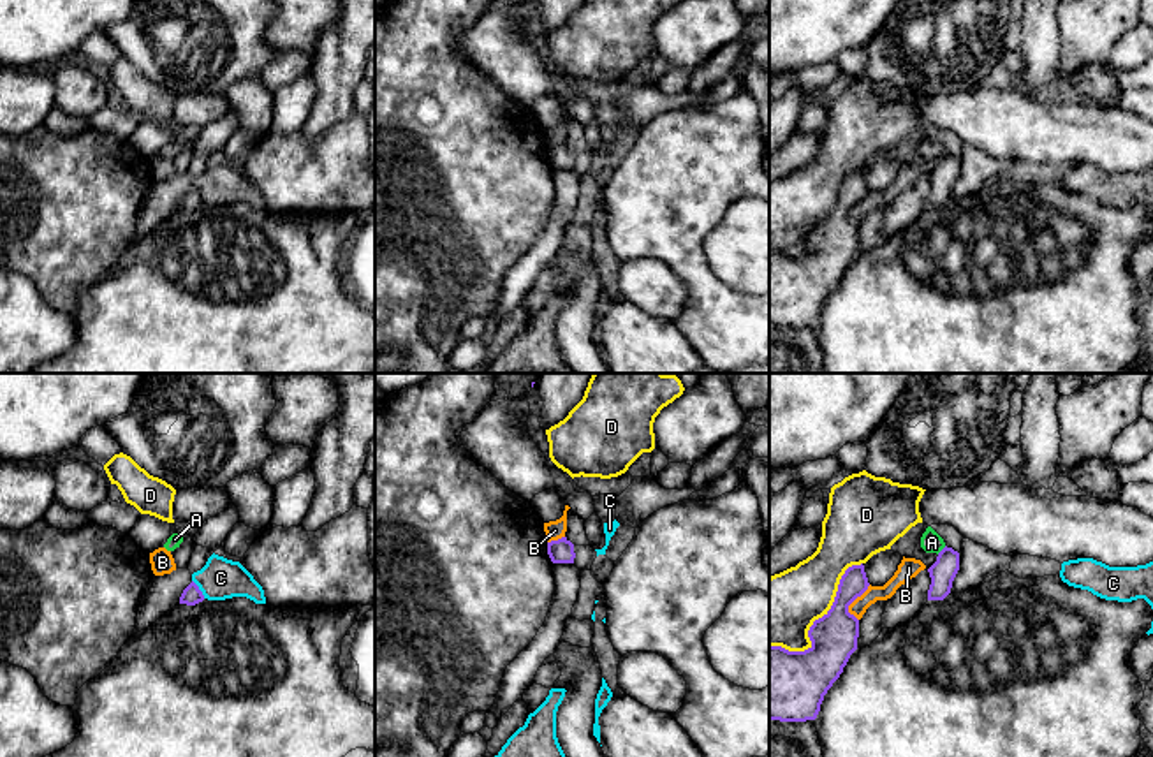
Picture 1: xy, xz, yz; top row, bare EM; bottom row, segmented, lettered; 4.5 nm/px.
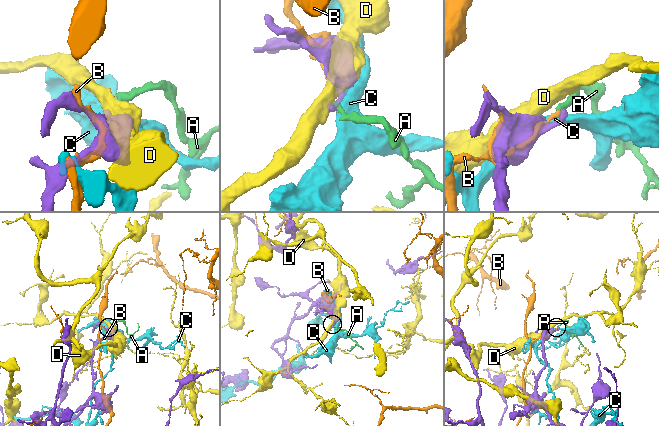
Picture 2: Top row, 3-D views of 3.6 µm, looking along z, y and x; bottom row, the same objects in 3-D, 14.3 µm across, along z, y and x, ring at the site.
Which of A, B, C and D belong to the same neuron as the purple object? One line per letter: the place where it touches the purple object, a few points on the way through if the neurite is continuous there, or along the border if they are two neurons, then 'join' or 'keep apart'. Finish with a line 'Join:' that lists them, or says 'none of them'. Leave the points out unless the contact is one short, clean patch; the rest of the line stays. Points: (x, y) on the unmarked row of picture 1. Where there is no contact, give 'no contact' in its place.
A: yz (942, 155) | along yz (946, 152), (937, 159) | keep apart
B: yz (852, 206) | keep apart
C: xy (198, 194) | keep apart
D: yz (815, 226) | keep apart
Join: none of them

